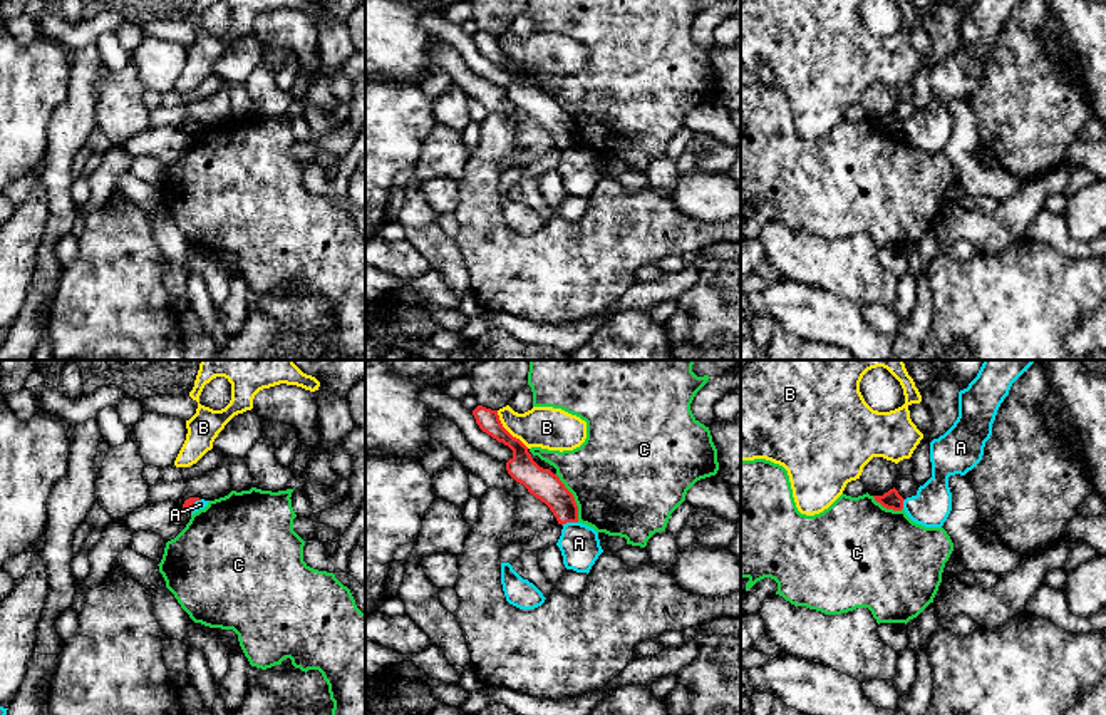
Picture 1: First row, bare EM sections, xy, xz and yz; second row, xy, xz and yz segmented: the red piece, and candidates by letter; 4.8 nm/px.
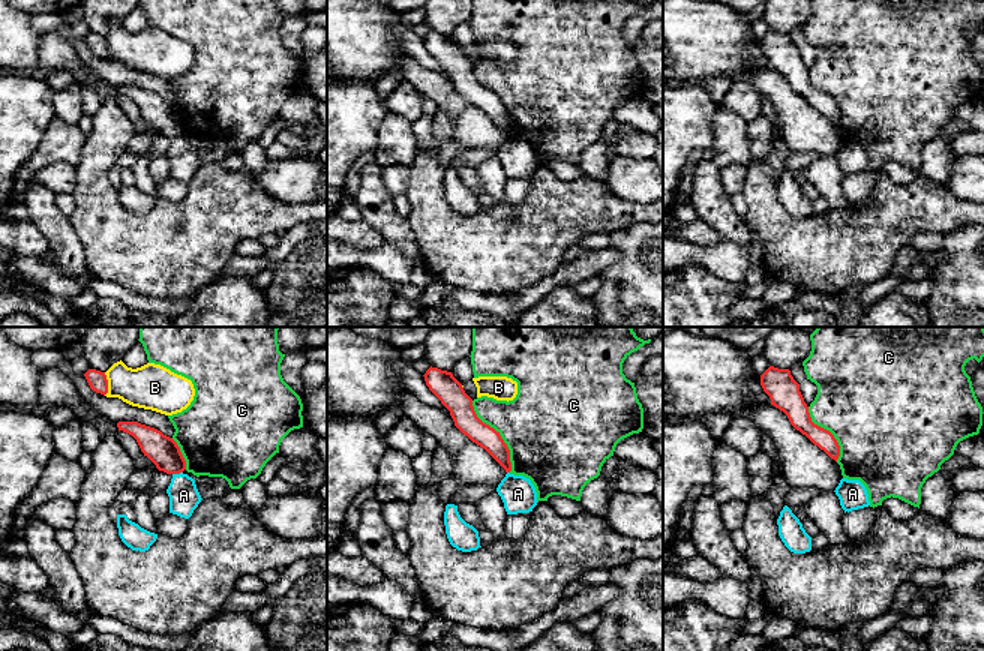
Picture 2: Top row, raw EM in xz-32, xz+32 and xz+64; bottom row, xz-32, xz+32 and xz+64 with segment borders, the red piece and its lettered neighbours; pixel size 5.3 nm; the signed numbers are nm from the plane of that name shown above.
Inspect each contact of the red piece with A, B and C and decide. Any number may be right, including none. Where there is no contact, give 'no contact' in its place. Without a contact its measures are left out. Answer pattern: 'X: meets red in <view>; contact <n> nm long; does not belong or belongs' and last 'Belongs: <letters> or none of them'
A: meets red in xz; contact 80 nm long; does not belong
B: meets red in xz; contact 240 nm long; does not belong
C: meets red in xz; contact 260 nm long; does not belong
Belongs: none of them

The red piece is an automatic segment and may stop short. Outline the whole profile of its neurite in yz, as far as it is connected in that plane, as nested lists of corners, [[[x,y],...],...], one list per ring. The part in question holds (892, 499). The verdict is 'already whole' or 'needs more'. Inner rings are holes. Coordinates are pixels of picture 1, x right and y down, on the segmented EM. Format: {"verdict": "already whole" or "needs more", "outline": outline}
{"verdict": "already whole", "outline": [[[893,487],[883,496],[873,496],[876,502],[880,502],[886,509],[902,511],[903,509],[903,497],[898,494],[898,491]]]}

